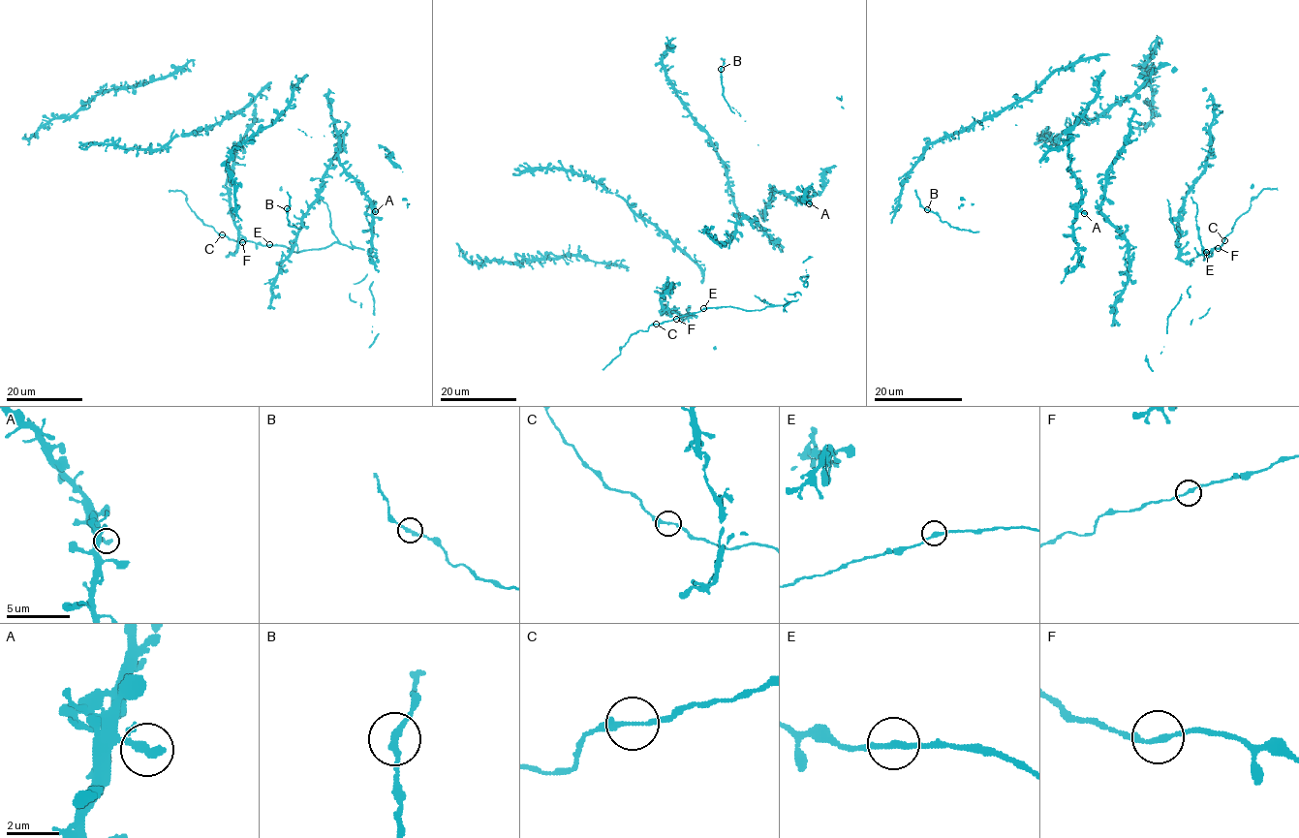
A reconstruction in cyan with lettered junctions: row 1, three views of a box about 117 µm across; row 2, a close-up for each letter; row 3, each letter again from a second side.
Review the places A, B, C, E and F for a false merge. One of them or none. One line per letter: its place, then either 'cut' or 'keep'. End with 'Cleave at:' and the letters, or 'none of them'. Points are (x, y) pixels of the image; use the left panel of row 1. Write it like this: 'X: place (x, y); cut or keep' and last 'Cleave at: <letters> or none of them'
A: place (375, 211); keep
B: place (287, 208); keep
C: place (222, 234); keep
E: place (269, 244); keep
F: place (242, 242); keep
Cleave at: none of them

